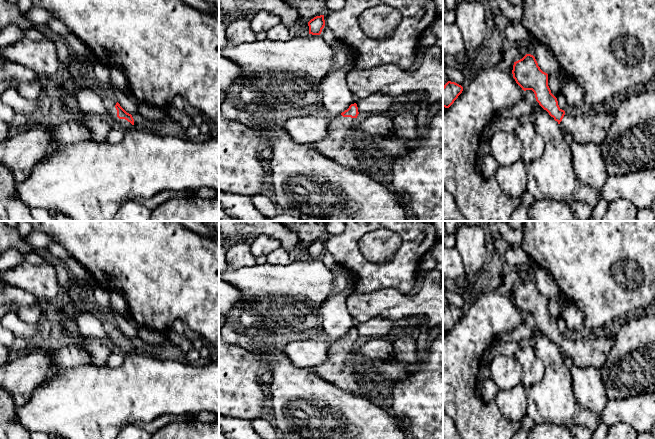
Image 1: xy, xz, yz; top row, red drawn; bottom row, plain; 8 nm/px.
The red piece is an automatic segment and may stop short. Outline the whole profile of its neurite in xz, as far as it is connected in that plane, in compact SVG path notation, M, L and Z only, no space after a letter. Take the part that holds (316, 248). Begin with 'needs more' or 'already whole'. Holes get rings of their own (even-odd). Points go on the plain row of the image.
already whole; M324 239L316 240L308 246L309 258L320 259L325 250Z

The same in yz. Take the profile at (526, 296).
needs more; M526 278L522 283L514 286L512 298L522 314L534 316L539 329L558 346L563 355L572 359L574 365L601 370L613 346L612 333L585 336L562 334L548 310L548 298L540 293L531 278Z

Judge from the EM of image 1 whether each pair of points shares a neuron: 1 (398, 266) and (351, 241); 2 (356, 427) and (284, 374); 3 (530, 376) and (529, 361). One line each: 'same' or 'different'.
1: same
2: same
3: same

